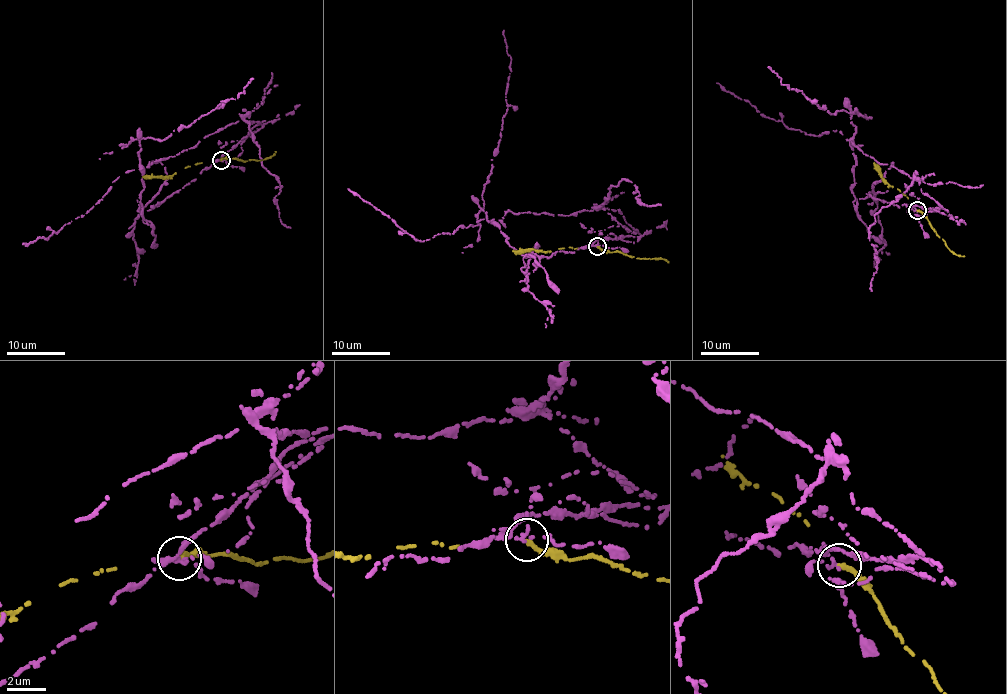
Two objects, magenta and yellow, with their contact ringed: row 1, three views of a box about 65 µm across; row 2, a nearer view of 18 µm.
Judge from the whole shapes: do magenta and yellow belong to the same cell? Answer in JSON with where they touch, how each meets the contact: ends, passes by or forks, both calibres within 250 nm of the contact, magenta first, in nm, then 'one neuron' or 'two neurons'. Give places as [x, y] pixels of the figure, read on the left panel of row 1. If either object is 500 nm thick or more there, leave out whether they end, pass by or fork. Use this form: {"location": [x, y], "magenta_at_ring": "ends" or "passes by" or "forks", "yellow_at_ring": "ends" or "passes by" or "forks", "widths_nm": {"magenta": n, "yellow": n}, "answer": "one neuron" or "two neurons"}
{"location": [221, 160], "magenta_at_ring": "forks", "yellow_at_ring": "ends", "widths_nm": {"magenta": 150, "yellow": 280}, "answer": "two neurons"}

